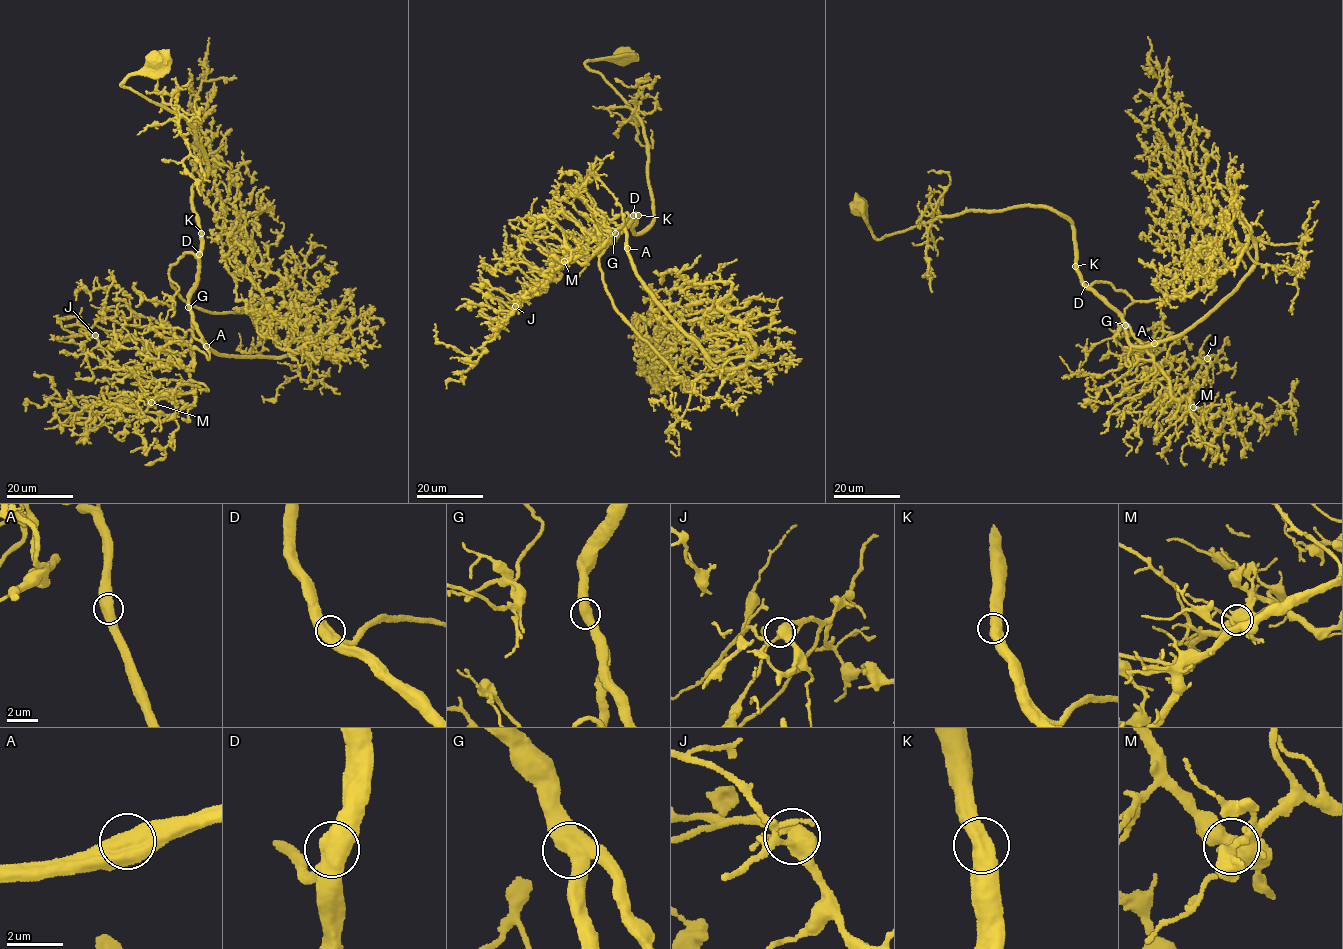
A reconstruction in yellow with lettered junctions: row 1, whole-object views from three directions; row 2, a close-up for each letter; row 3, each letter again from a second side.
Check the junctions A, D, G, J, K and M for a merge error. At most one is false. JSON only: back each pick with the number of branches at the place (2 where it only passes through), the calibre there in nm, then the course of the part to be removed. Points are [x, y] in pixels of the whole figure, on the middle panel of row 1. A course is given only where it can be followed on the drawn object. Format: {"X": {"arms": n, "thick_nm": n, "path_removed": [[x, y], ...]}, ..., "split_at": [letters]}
{"split_at": []}

